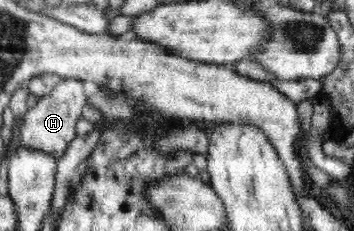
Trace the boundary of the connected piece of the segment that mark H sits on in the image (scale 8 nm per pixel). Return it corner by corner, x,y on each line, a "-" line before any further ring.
75,78
61,79
49,95
42,96
35,106
27,109
23,118
18,121
21,146
51,153
57,161
59,160
76,134
75,124
87,102
83,82
84,80

